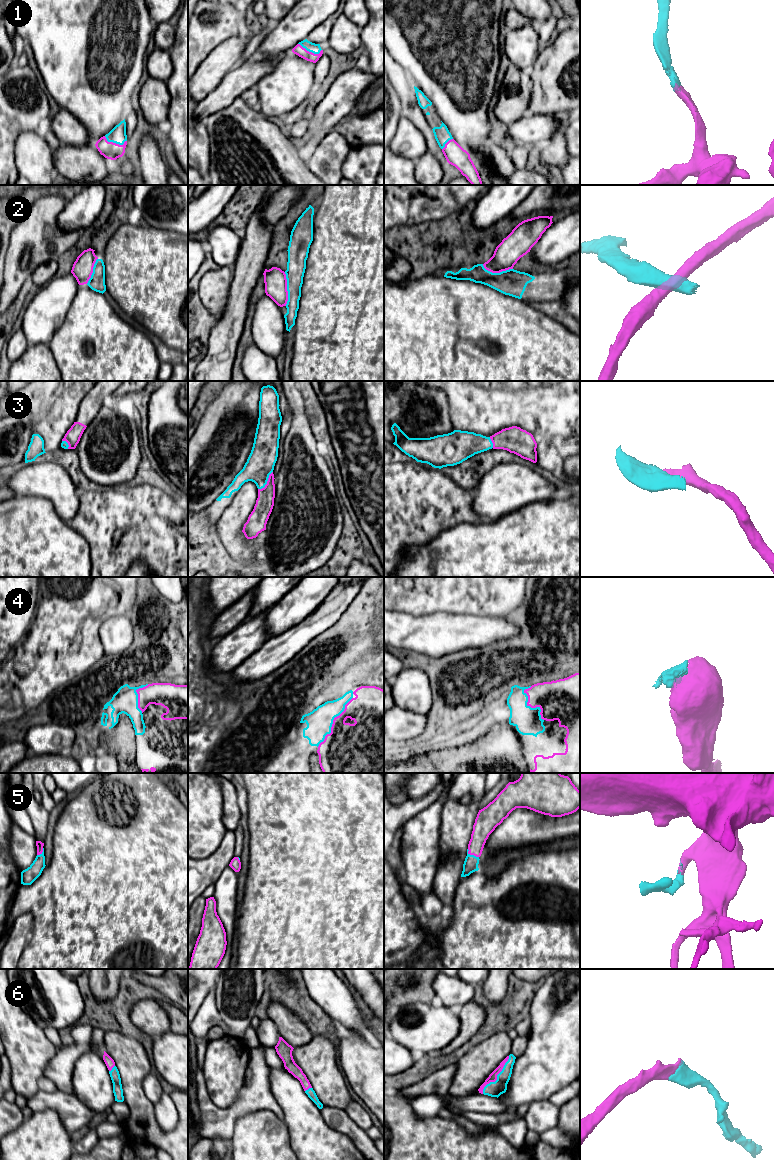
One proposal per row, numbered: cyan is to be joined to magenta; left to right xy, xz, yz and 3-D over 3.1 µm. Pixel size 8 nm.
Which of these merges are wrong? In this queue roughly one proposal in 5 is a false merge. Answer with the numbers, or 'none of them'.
2

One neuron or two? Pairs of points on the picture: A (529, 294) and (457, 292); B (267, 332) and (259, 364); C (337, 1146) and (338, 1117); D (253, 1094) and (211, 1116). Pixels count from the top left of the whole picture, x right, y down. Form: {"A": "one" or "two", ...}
{"A": "two", "B": "two", "C": "two", "D": "one"}

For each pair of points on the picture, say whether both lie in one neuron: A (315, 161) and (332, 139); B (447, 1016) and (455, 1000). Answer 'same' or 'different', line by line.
A: same
B: different

